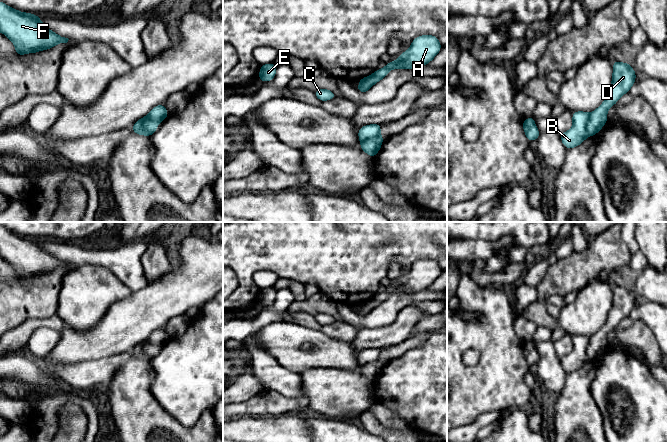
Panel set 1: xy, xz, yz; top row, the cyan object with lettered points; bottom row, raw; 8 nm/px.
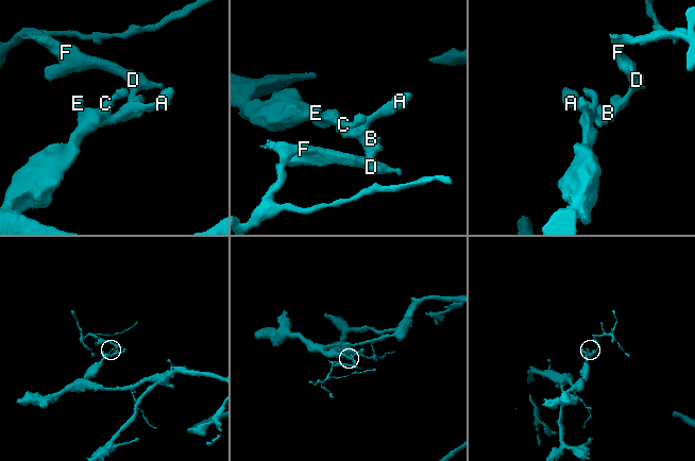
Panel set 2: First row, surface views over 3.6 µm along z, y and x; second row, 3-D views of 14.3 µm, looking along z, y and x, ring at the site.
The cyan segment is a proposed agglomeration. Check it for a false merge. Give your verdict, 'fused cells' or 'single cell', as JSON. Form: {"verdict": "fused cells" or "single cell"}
{"verdict": "fused cells"}

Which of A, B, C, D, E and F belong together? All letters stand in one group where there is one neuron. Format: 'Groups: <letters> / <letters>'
Groups: A B C E / D F

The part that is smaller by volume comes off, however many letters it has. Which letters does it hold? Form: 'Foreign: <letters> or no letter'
Foreign: D, F

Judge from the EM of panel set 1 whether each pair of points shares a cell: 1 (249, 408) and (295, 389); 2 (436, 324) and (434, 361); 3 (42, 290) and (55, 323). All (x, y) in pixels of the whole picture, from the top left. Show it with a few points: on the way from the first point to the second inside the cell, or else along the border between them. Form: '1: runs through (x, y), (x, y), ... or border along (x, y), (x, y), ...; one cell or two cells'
1: border along (265, 389), (278, 391), (287, 396), (303, 396); two cells
2: border along (431, 331), (436, 332); two cells
3: border along (55, 313), (49, 317), (29, 319); two cells

